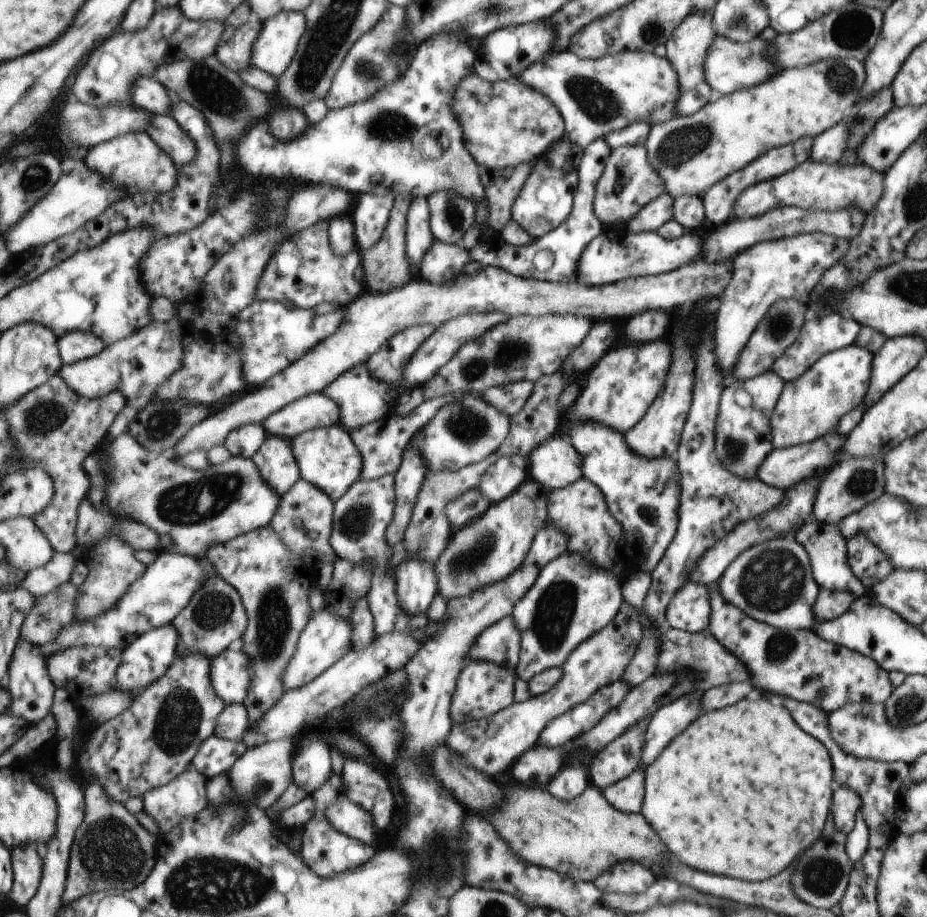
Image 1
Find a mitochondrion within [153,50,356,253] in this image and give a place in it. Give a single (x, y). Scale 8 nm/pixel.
(225, 101)

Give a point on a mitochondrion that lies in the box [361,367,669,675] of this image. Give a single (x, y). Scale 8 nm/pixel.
(556, 605)

